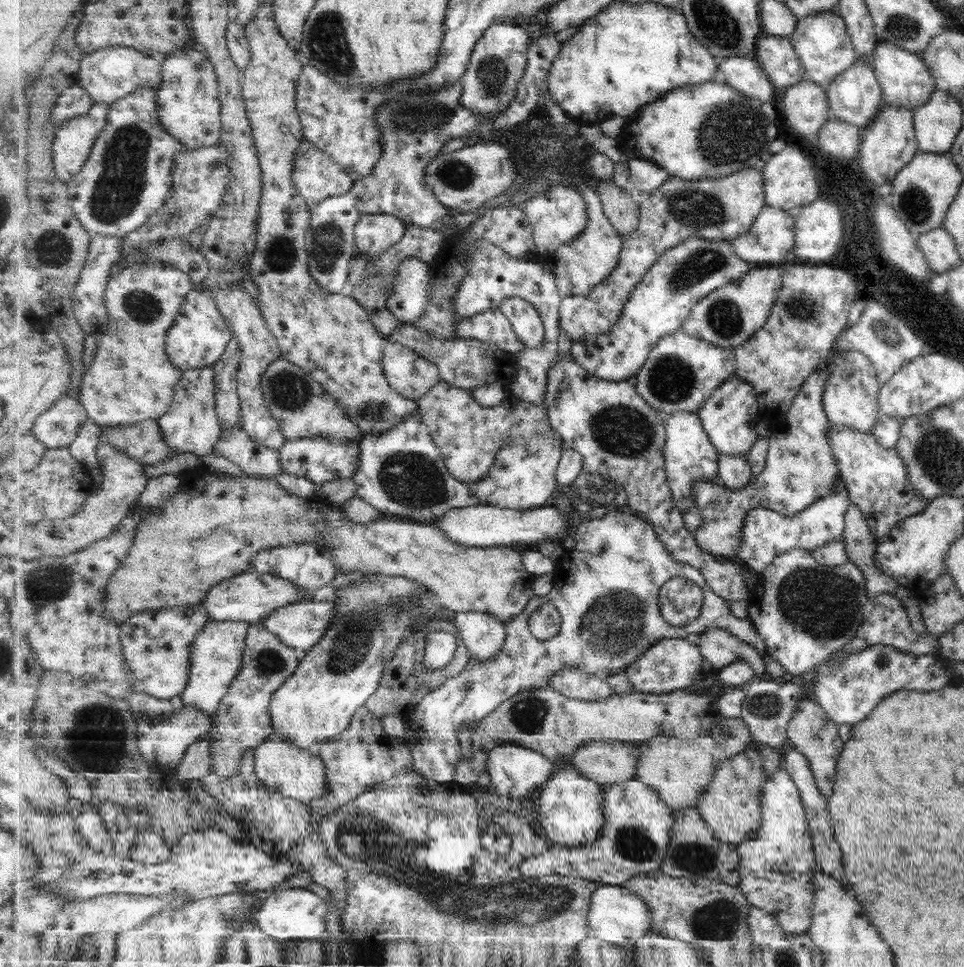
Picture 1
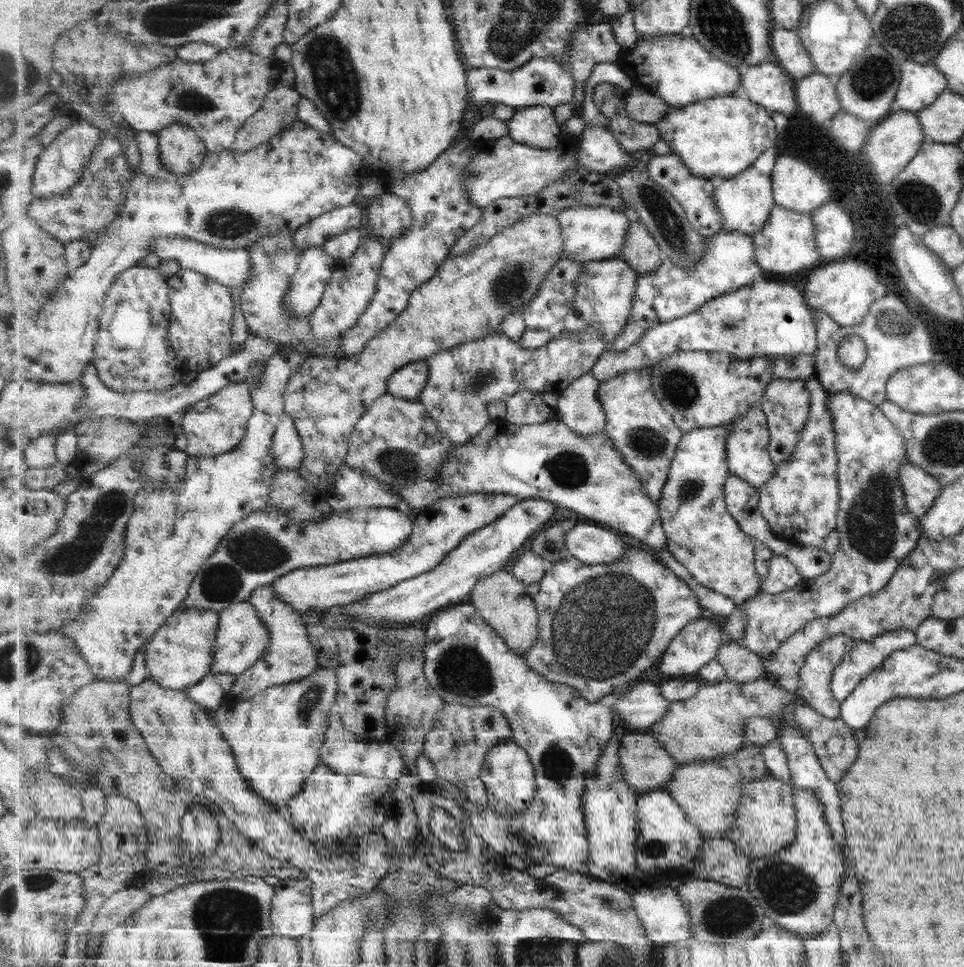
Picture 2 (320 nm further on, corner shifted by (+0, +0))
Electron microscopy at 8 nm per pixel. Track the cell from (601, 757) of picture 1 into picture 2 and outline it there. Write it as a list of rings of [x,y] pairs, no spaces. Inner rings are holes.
[[[649,732],[621,736],[619,758],[625,780],[639,793],[665,789],[676,776],[679,765]]]

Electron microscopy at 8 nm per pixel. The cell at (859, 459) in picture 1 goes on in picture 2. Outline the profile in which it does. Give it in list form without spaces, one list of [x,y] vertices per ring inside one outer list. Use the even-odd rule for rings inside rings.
[[[906,457],[897,468],[897,482],[901,486],[905,510],[918,519],[929,511],[942,488],[925,470],[913,466]]]

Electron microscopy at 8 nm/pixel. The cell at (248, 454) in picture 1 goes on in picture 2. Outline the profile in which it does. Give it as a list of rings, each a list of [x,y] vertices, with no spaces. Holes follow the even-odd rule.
[[[247,381],[227,385],[212,397],[191,405],[182,417],[182,428],[188,438],[186,453],[191,456],[214,457],[233,450],[245,436],[253,411],[251,387]]]

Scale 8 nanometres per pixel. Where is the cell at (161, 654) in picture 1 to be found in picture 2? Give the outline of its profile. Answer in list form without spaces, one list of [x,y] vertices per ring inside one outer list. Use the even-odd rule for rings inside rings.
[[[212,609],[178,610],[146,644],[146,665],[161,686],[185,690],[207,677],[216,662],[220,613]]]

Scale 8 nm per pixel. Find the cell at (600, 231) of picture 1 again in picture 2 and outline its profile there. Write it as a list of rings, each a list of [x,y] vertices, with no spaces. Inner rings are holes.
[[[619,256],[609,260],[593,260],[583,263],[583,273],[578,280],[574,309],[564,318],[561,333],[598,328],[606,342],[612,346],[631,322],[638,277],[639,274]]]

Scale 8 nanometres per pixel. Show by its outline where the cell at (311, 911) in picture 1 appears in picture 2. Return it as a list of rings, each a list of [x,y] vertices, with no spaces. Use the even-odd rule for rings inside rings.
[[[279,879],[276,893],[272,900],[272,927],[274,934],[294,939],[303,939],[311,933],[316,923],[316,915],[312,905],[314,896],[312,891],[313,881],[304,879]]]

